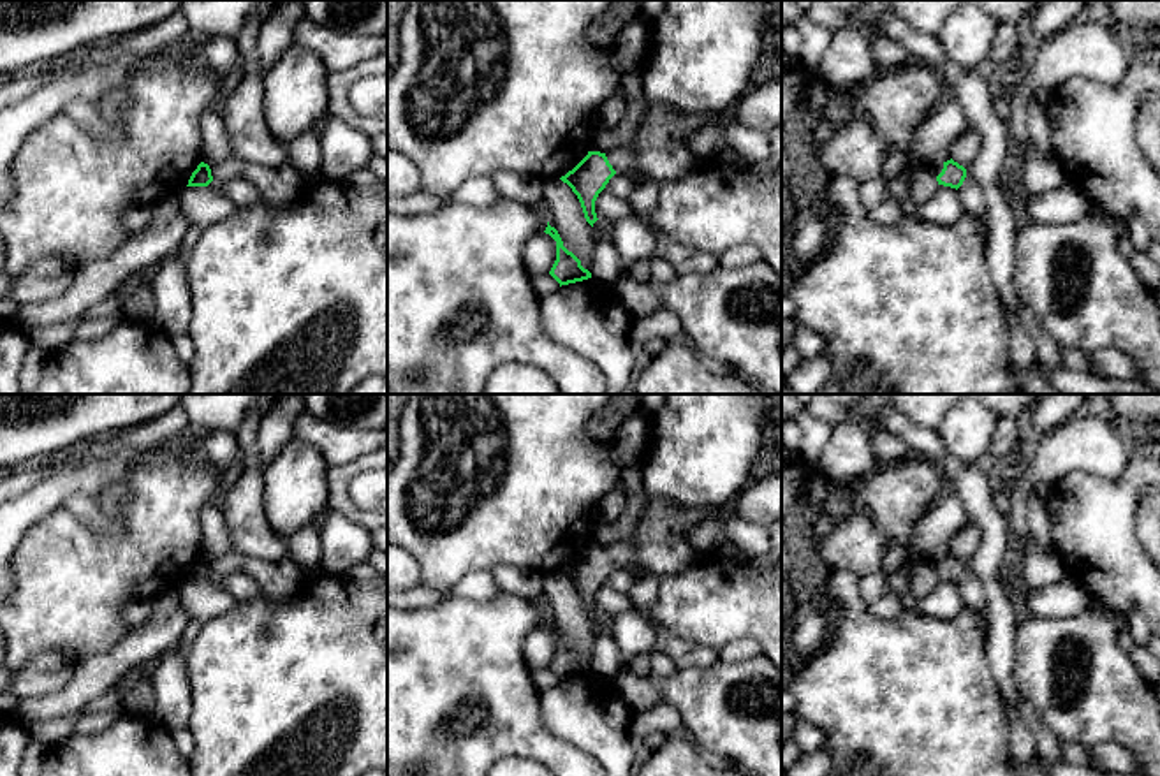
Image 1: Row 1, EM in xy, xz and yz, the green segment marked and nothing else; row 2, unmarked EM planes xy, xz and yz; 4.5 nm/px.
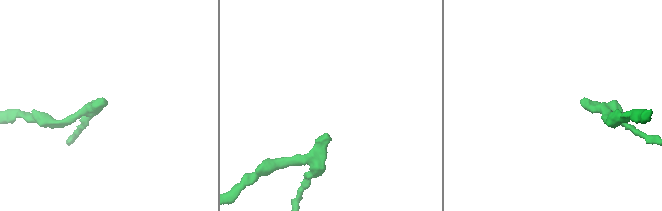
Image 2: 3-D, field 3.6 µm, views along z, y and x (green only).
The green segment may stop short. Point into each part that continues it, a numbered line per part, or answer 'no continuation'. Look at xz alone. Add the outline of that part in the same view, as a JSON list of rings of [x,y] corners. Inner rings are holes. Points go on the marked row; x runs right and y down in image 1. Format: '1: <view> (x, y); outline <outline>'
1: xz (659, 150); outline [[[651,104],[634,141],[606,153],[616,172],[641,172],[660,183],[685,176],[695,165],[686,137],[718,123],[718,116],[695,116],[674,111],[667,104]]]

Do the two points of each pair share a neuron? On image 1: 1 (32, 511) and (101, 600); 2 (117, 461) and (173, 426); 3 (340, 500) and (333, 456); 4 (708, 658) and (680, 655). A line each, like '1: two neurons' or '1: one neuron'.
1: two neurons
2: two neurons
3: two neurons
4: one neuron

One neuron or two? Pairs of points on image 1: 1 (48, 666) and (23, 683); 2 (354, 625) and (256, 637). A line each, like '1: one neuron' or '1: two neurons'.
1: one neuron
2: one neuron

